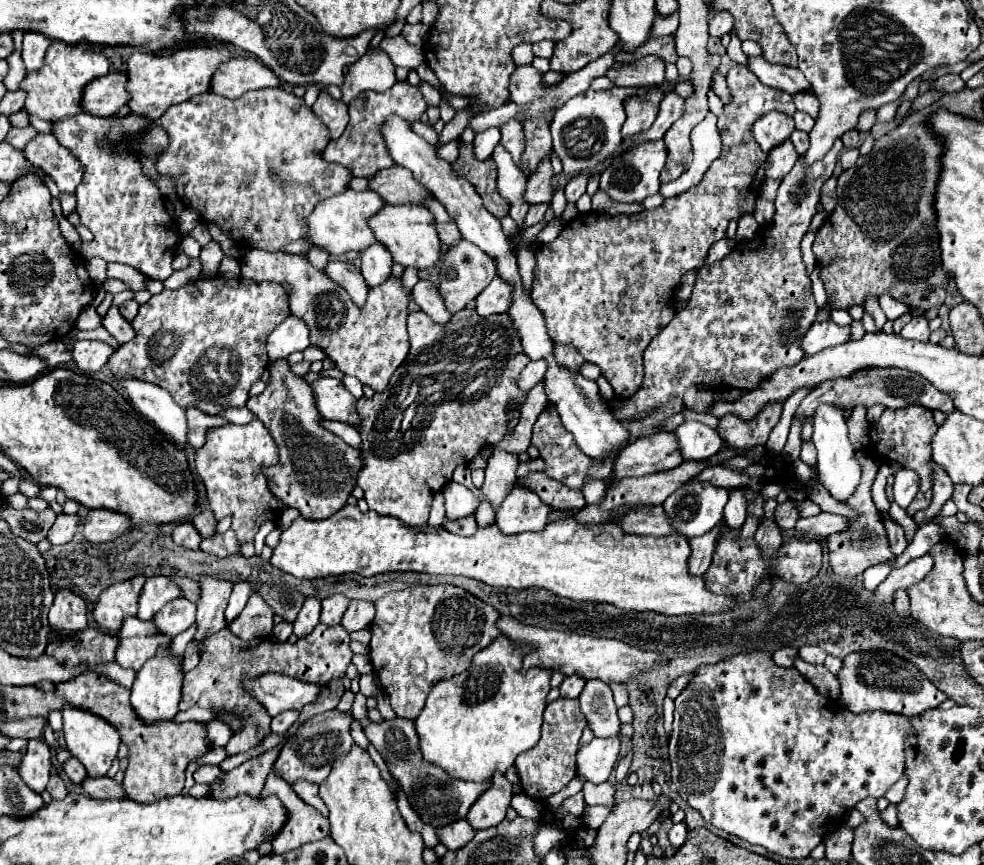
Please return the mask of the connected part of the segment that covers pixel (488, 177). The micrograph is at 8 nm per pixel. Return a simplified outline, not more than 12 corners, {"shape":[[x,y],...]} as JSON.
{"shape":[[460,143],[452,167],[474,185],[484,207],[504,219],[510,205],[496,189],[496,163],[480,163],[470,143]]}

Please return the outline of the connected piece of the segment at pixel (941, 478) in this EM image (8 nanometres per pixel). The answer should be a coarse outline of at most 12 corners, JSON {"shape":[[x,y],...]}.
{"shape":[[934,467],[934,497],[928,509],[918,511],[914,521],[934,519],[952,497],[954,483],[948,473]]}

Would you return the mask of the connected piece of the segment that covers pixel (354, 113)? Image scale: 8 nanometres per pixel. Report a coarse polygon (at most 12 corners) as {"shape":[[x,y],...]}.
{"shape":[[398,81],[348,103],[348,127],[324,161],[372,177],[392,167],[380,123],[392,113],[414,123],[420,89]]}

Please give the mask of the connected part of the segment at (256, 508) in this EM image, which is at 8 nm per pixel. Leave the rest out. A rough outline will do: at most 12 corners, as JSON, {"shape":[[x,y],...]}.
{"shape":[[258,419],[210,429],[196,451],[216,517],[240,543],[284,505],[260,467],[276,445]]}

